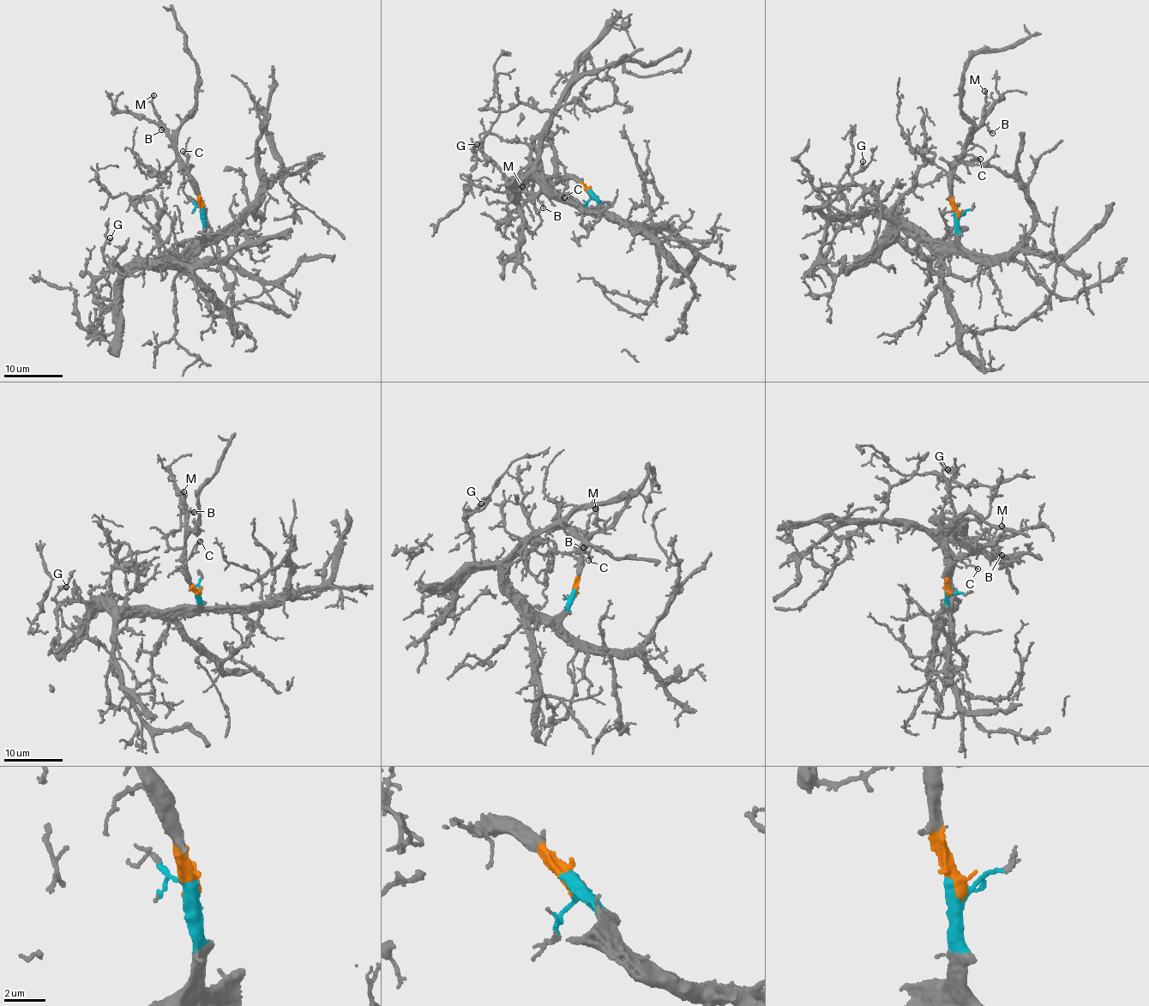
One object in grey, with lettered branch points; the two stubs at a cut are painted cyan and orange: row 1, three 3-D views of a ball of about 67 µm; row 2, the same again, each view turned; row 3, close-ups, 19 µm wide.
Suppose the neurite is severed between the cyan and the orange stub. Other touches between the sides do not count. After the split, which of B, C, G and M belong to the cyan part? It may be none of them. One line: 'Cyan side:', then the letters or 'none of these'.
Cyan side: G

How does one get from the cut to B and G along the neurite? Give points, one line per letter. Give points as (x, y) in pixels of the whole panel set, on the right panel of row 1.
B: (957, 214), (952, 182), (955, 165), (980, 126), (984, 125), (992, 132)
G: (957, 214), (953, 243), (908, 225), (853, 178), (867, 166), (863, 160)

